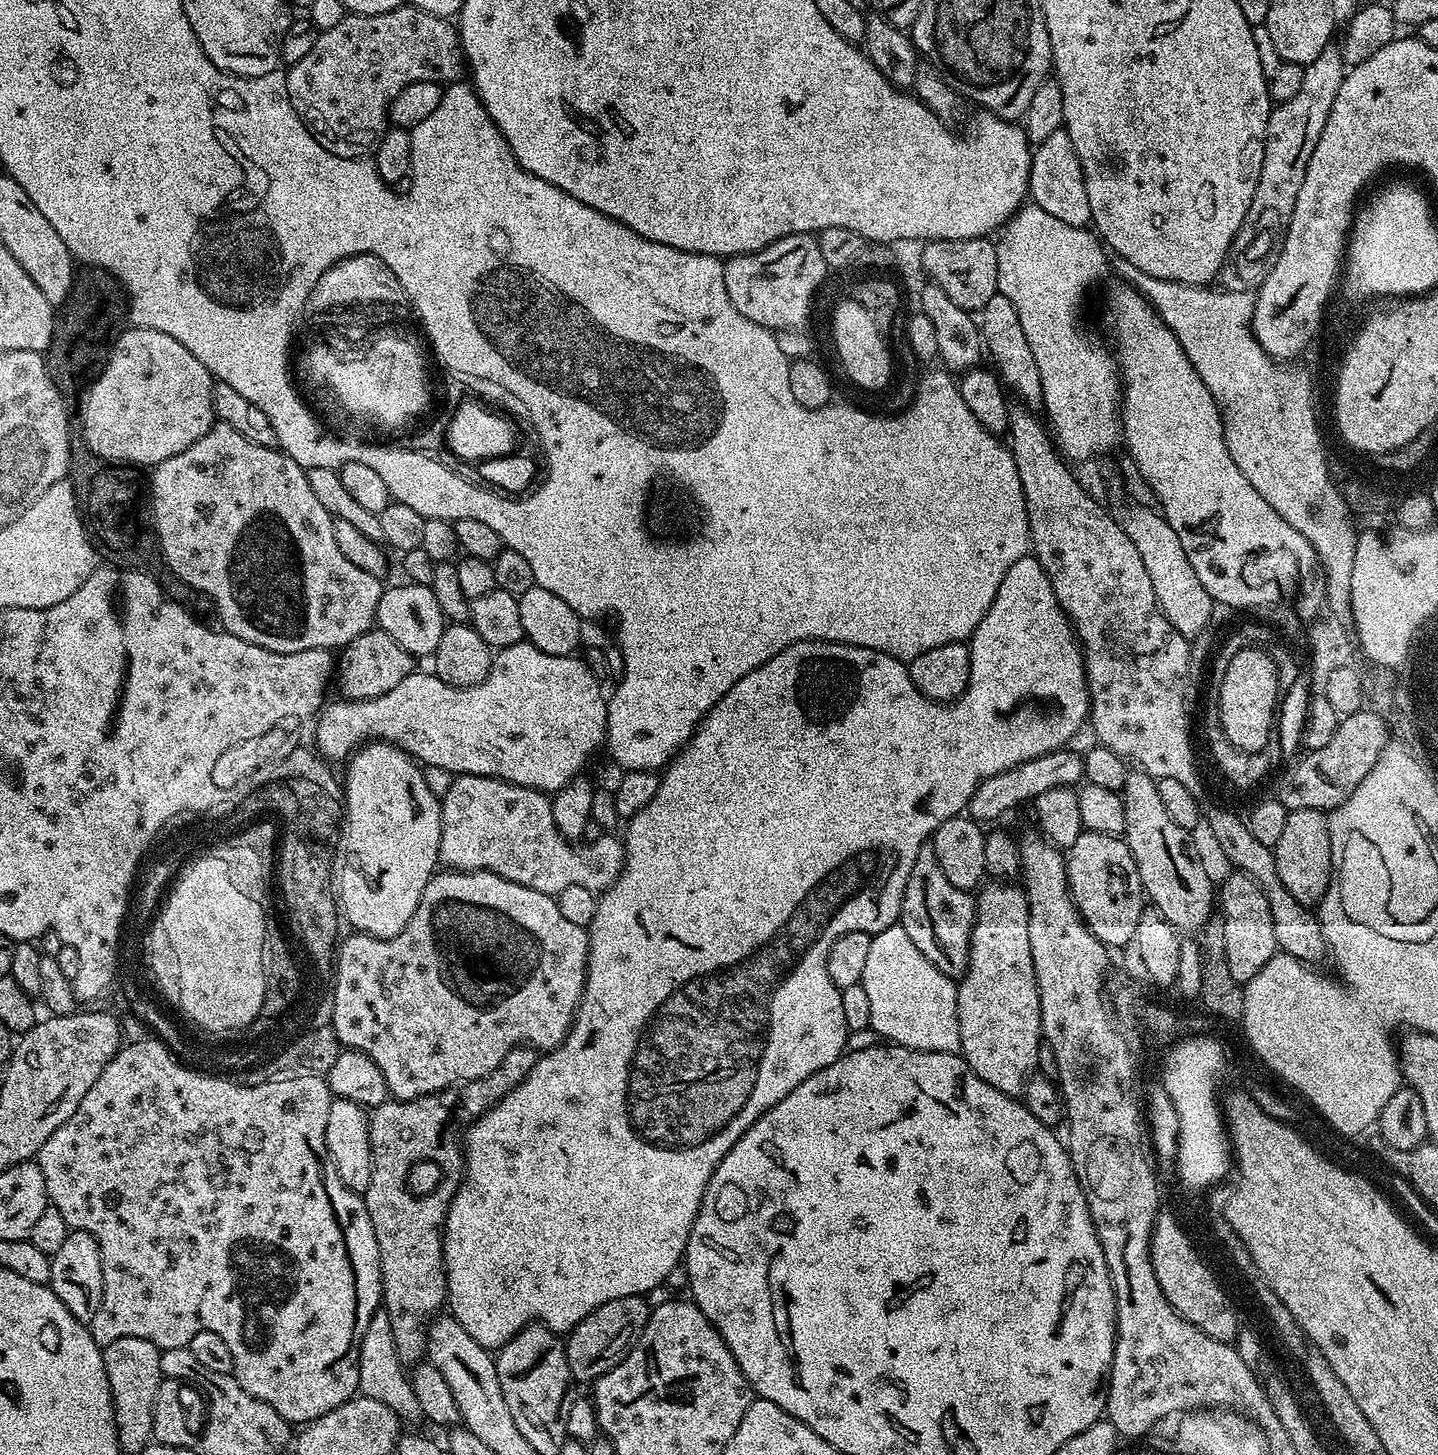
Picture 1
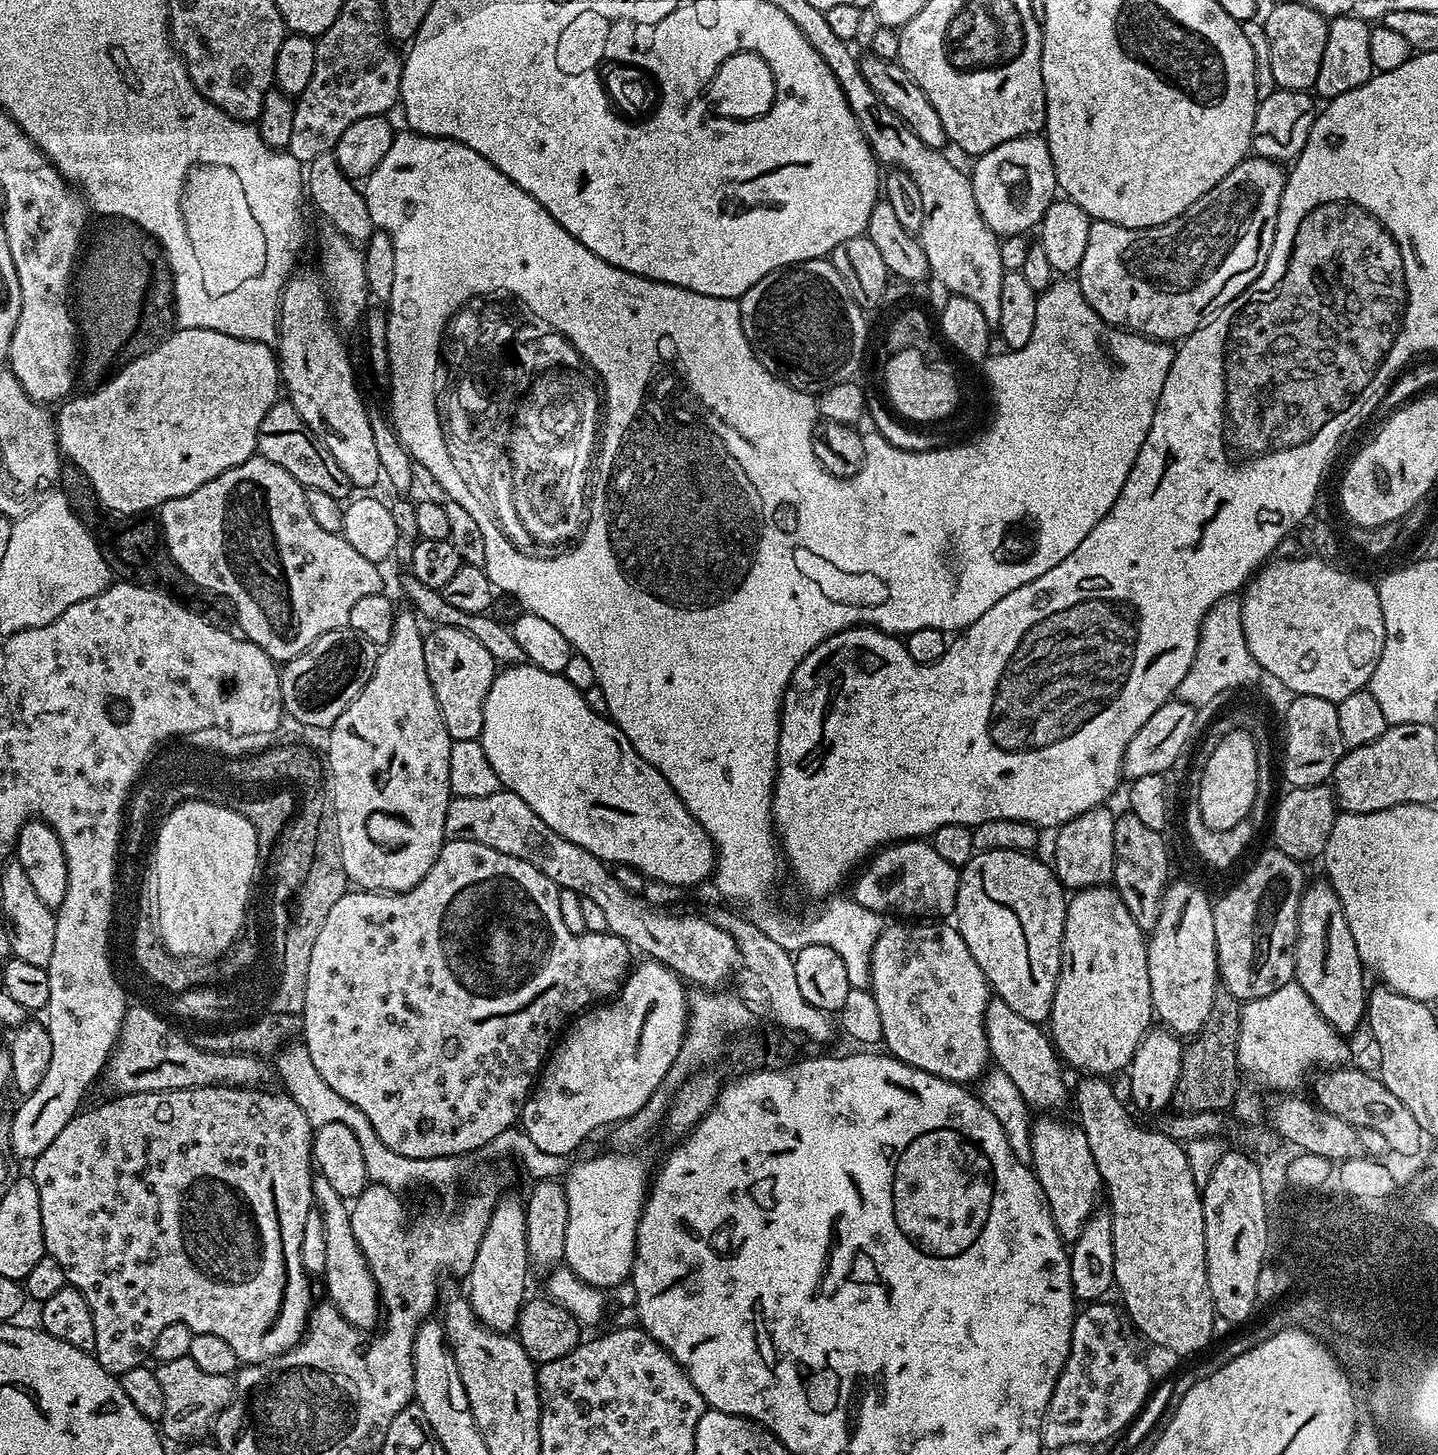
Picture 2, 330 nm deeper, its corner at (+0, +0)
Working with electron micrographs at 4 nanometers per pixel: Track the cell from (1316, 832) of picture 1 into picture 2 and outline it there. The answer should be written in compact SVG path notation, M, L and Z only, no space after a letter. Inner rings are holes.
M1320 878L1307 885L1300 895L1298 906L1298 934L1296 935L1296 975L1295 983L1306 990L1310 1002L1318 1006L1322 1018L1330 1022L1334 1031L1349 1034L1356 1027L1363 1025L1366 1020L1366 987L1364 988L1366 969L1360 961L1358 946L1354 942L1354 934L1350 934L1350 926L1346 922L1346 914L1342 910L1342 902L1332 889L1327 879Z

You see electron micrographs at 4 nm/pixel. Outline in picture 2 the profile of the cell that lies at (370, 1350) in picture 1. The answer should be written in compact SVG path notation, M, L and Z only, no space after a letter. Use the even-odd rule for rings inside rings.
M319 1174L312 1177L312 1198L322 1218L322 1230L326 1234L324 1272L326 1277L328 1276L327 1299L340 1311L342 1318L346 1318L346 1322L350 1322L355 1328L375 1329L382 1316L380 1290L354 1238L354 1230L350 1226L349 1205L334 1191L334 1186L330 1186L330 1182L326 1182L326 1178L322 1178Z

